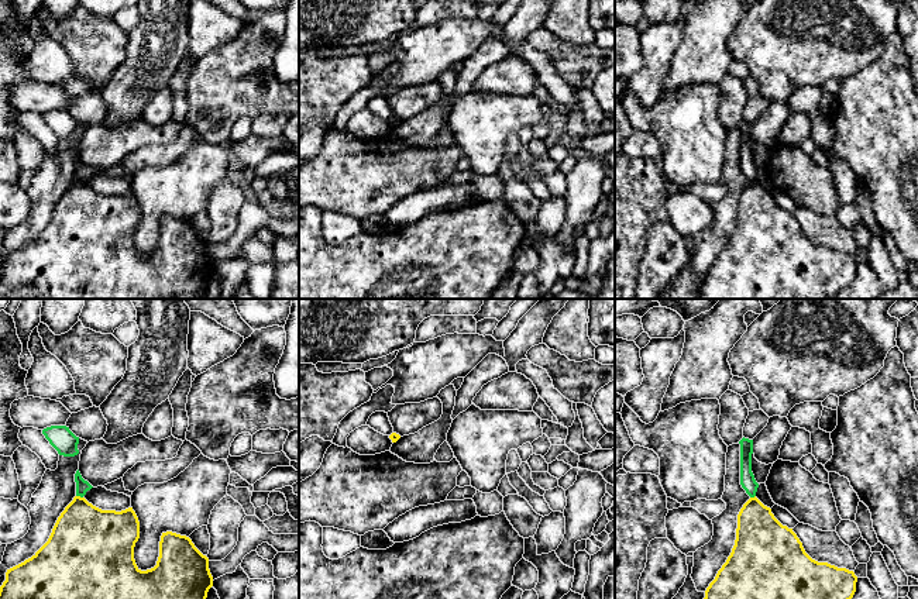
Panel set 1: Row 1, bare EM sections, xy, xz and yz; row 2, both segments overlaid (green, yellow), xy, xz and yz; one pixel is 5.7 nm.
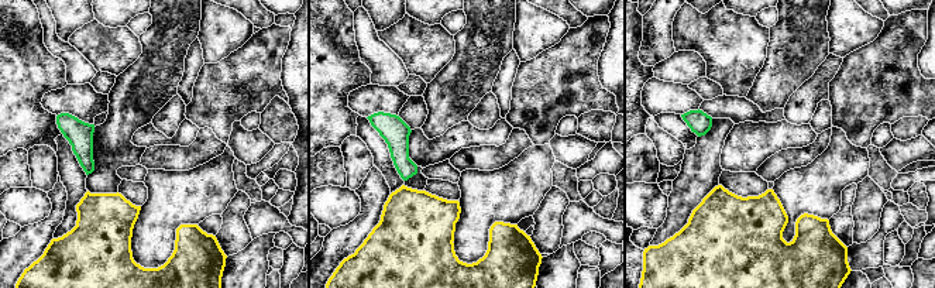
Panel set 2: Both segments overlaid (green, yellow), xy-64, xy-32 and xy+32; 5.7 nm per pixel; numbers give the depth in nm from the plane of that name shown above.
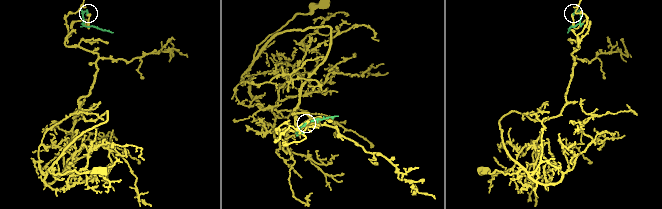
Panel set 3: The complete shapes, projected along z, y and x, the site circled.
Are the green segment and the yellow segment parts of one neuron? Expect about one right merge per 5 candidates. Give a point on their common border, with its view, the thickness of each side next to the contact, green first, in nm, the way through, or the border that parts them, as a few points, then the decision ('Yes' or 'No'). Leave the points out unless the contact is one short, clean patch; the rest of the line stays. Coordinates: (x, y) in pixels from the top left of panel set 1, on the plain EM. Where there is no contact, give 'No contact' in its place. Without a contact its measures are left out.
Touches green at xy (79, 179). Thickness 80 nm (green) against 380 nm. Boundary: xy (76, 179), (82, 182). No

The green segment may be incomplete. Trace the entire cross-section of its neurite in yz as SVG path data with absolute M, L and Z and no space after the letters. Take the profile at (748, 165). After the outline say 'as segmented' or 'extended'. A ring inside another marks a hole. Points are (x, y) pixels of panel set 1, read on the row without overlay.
M742 123L740 128L740 169L750 182L756 180L759 168L752 156L753 124Z; as segmented

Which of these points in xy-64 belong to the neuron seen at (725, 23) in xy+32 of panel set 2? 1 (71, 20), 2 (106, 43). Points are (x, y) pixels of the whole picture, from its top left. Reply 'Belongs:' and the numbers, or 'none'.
Belongs: 2

